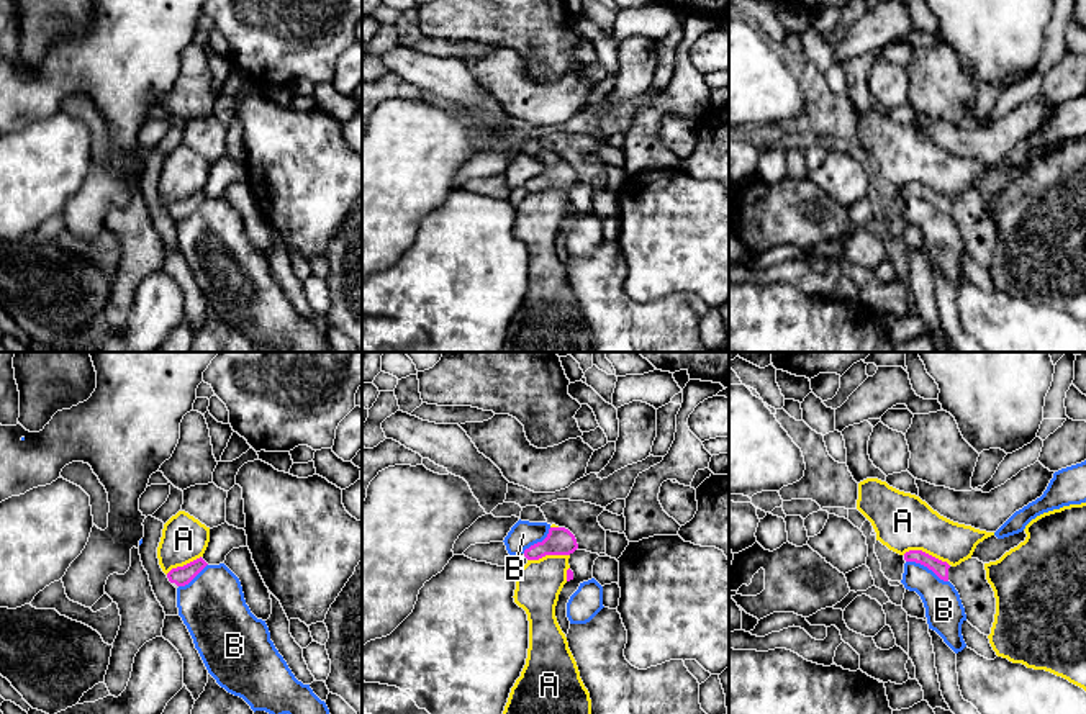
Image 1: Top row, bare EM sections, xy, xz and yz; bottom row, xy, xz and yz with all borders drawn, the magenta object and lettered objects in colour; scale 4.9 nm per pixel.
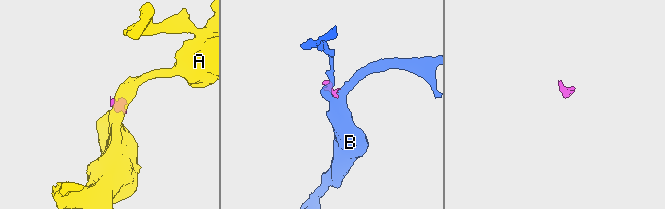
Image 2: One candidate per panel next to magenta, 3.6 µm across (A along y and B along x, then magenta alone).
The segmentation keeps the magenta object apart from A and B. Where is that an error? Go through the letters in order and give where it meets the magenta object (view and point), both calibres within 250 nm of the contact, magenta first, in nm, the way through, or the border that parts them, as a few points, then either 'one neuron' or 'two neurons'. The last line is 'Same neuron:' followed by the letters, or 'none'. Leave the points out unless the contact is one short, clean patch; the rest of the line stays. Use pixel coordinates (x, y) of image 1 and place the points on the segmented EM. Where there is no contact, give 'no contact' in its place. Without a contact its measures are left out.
A: meets magenta in yz at (924, 552); 80 nm thick on the magenta side, 280 nm on the other; border along yz (903, 554), (924, 551), (949, 565); two neurons
B: meets magenta in yz at (927, 567); 80 nm thick on the magenta side, 190 nm on the other; border along yz (906, 560), (926, 565), (947, 582); two neurons
Same neuron: none

